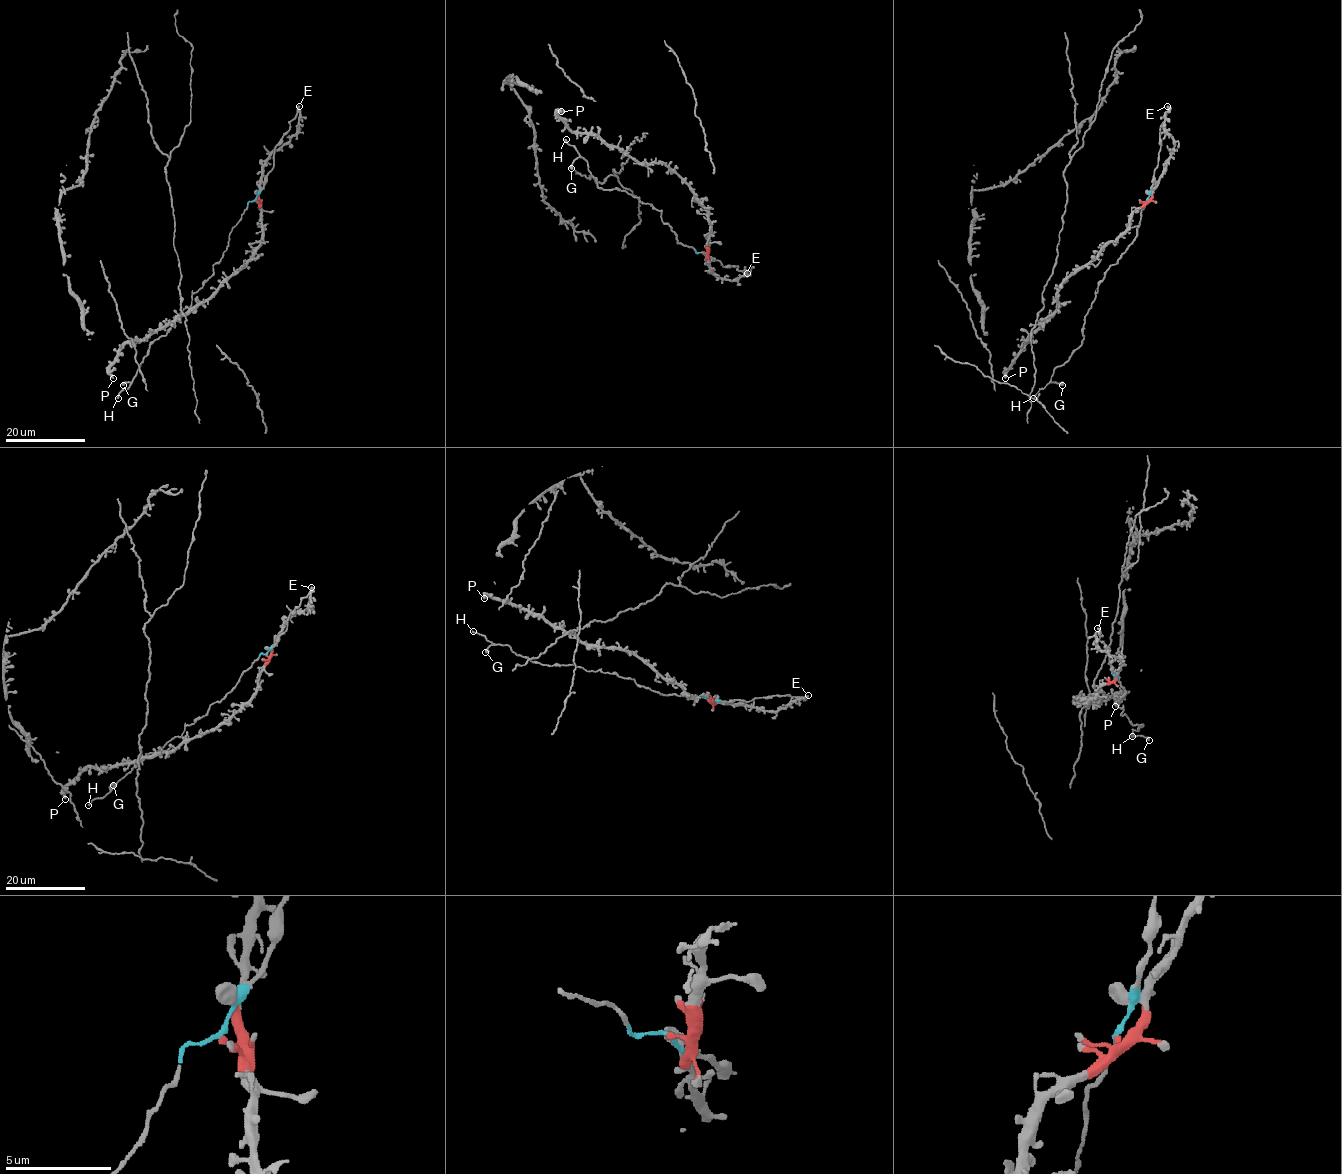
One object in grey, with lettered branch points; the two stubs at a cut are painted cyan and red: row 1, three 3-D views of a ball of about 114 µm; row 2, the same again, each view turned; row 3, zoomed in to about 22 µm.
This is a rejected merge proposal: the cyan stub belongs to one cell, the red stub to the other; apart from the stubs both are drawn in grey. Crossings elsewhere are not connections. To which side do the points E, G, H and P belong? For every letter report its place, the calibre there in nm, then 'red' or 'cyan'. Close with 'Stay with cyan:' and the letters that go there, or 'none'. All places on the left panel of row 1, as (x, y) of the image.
E: place (299, 106); calibre 300 nm; cyan
G: place (123, 385); calibre 480 nm; cyan
H: place (118, 398); calibre 200 nm; cyan
P: place (113, 378); calibre 400 nm; red
Stay with cyan: E, G, H

